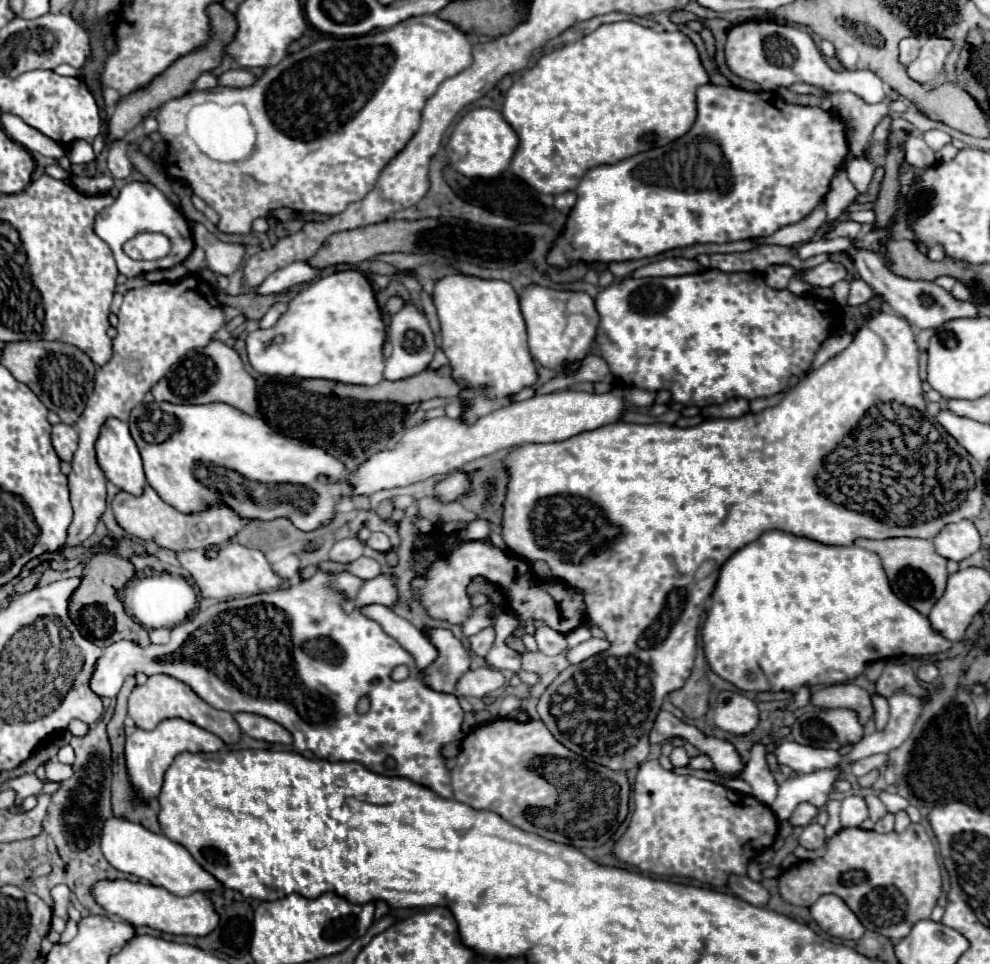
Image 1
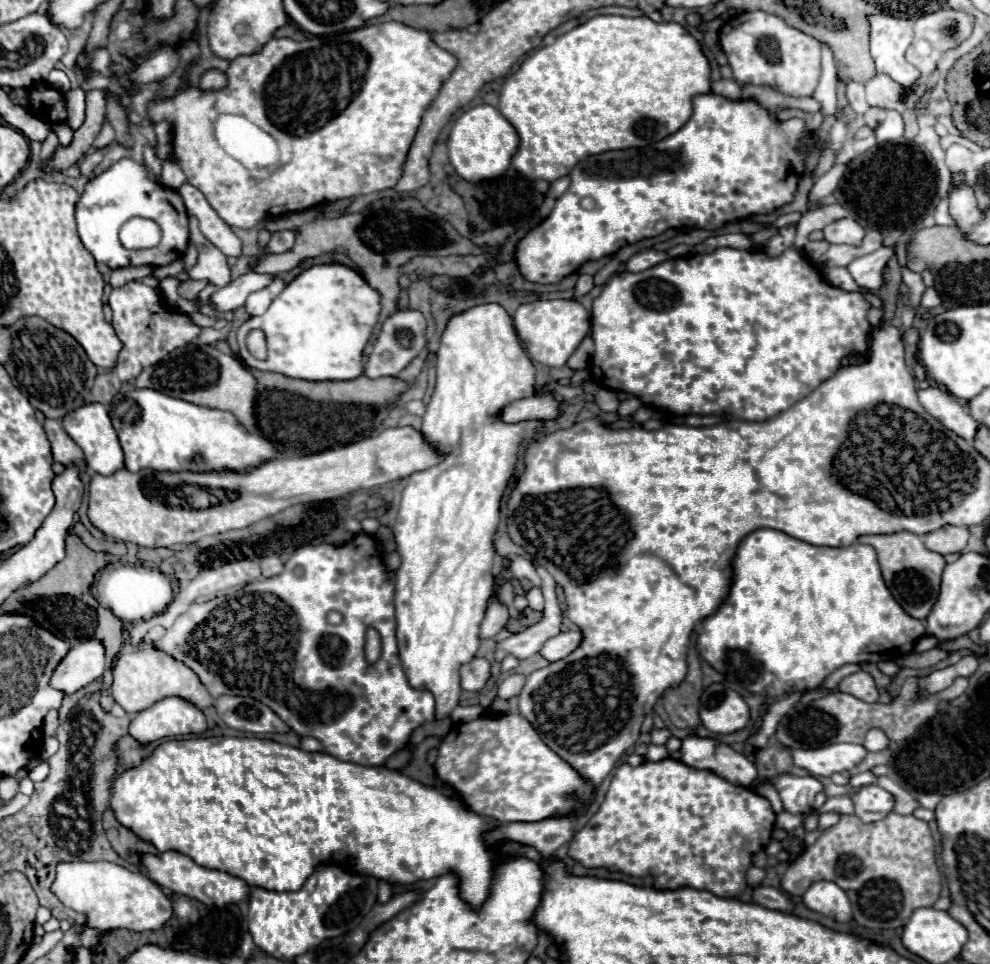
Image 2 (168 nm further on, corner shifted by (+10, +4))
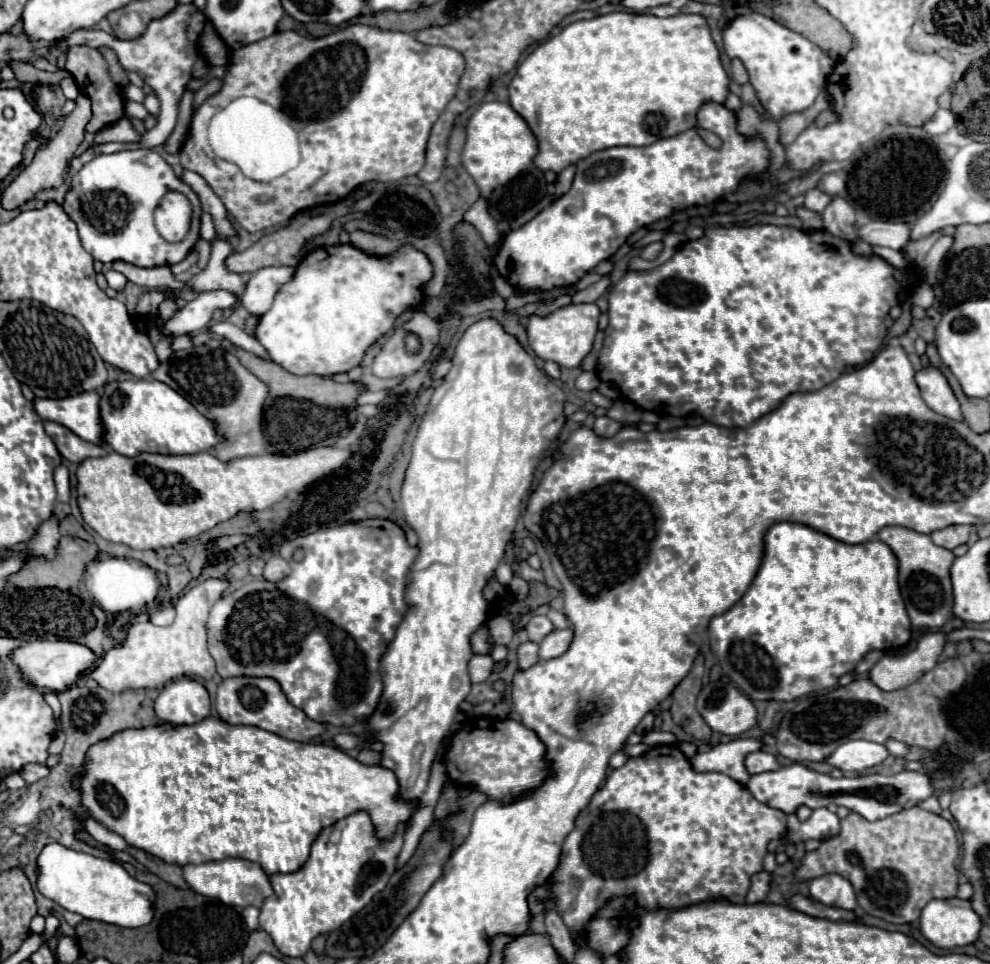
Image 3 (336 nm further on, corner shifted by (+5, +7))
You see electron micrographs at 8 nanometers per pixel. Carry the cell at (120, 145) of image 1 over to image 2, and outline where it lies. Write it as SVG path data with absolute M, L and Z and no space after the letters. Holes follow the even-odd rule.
M104 122L100 134L98 134L96 142L94 142L94 148L106 148L110 144L114 144L114 130L112 130L112 126L108 122Z

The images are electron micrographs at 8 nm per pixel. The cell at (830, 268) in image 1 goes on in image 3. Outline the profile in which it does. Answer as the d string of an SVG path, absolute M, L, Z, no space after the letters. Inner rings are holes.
M871 221L859 227L859 239L873 243L873 245L891 247L891 249L901 251L909 241L909 231L911 231L911 223Z

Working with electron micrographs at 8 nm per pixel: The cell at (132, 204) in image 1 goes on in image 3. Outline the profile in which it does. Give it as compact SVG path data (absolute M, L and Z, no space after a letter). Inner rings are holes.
M123 149L111 155L97 155L81 167L71 179L71 187L63 201L65 213L75 221L83 249L101 263L117 259L137 267L175 265L195 247L199 239L201 203L193 189L179 179L171 165L153 149ZM167 191L181 191L193 205L193 221L189 235L179 243L167 243L155 229L153 211Z

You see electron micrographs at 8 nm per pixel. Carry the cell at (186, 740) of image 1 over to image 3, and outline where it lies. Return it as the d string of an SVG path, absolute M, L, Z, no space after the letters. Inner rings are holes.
M179 679L159 693L155 699L157 717L173 725L193 725L211 713L211 699L203 683L195 679Z

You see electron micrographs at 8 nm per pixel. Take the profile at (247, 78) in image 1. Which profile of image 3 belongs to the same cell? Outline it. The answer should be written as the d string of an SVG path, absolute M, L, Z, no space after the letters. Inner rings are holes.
M211 79L211 81L207 81L197 93L195 93L195 99L193 99L193 109L197 109L207 97L211 97L211 95L215 95L219 89L221 89L221 79Z

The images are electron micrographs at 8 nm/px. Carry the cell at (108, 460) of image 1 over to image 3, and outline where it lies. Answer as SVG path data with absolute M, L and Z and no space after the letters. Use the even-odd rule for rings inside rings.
M79 393L63 399L33 399L33 409L41 419L65 425L85 441L101 443L101 417L99 417L99 395Z

